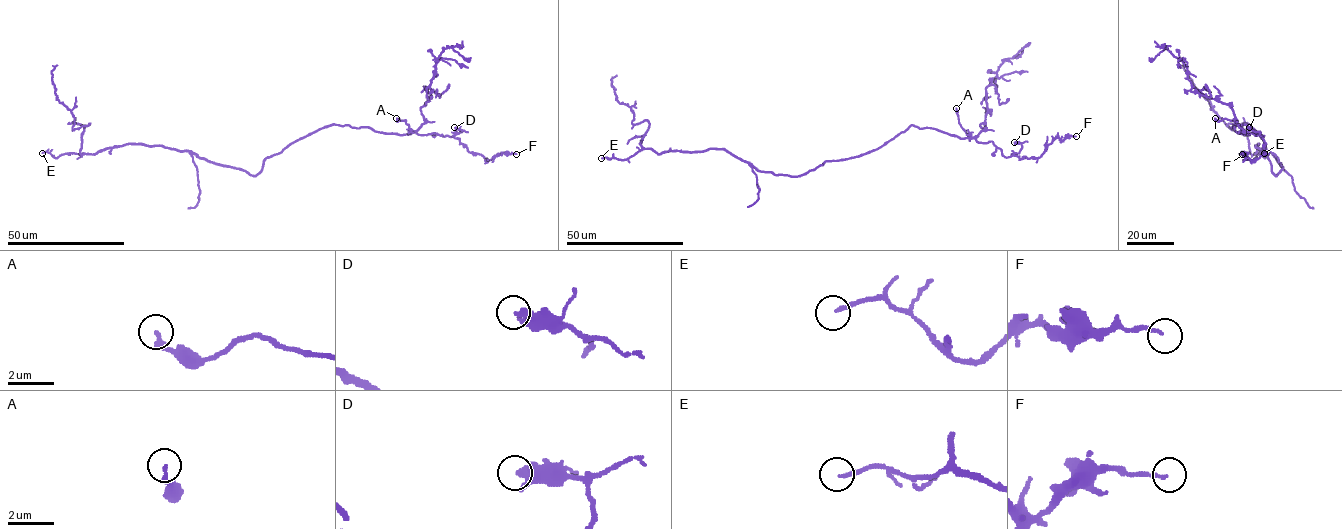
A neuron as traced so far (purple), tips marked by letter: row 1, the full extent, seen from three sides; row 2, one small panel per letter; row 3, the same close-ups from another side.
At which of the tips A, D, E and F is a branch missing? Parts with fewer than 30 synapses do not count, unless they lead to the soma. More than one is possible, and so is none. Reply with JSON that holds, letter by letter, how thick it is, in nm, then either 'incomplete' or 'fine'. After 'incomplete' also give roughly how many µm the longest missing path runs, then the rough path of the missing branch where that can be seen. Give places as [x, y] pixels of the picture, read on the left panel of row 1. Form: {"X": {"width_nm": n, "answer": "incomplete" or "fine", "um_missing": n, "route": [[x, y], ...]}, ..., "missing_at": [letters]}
{"A": {"width_nm": 220, "answer": "fine"}, "D": {"width_nm": 400, "answer": "fine"}, "E": {"width_nm": 170, "answer": "fine"}, "F": {"width_nm": 140, "answer": "fine"}, "missing_at": []}

